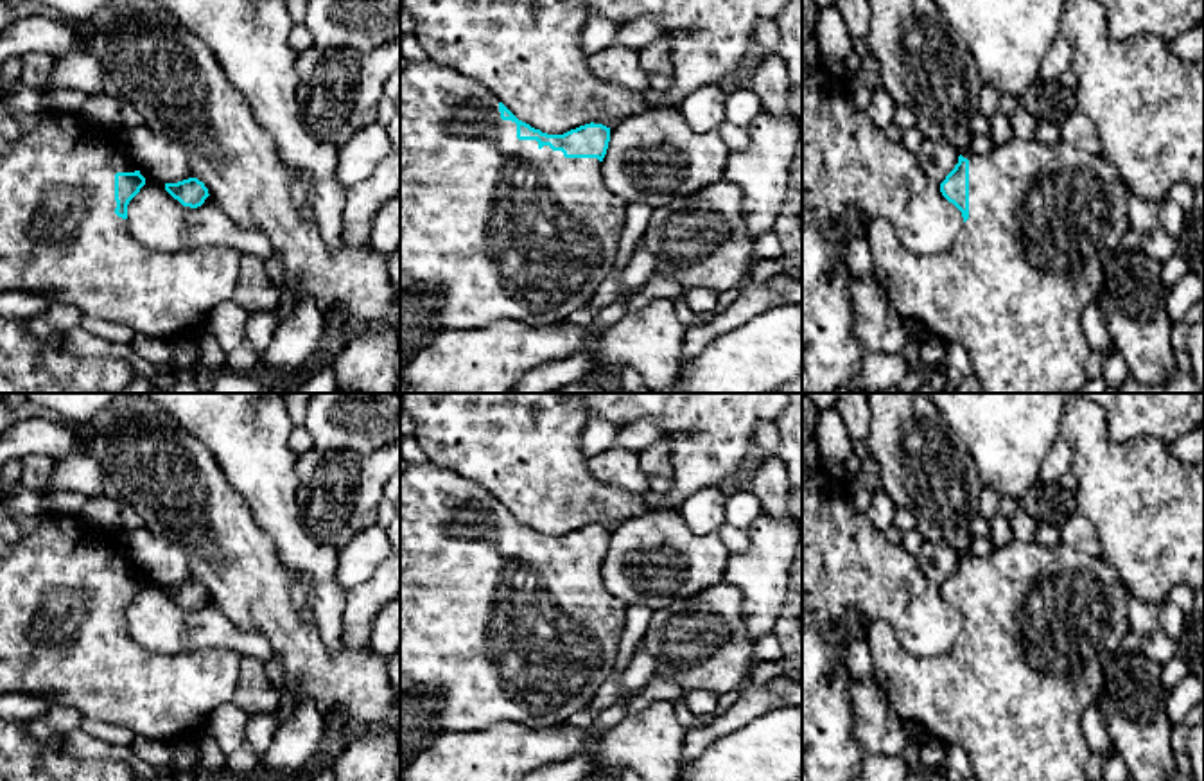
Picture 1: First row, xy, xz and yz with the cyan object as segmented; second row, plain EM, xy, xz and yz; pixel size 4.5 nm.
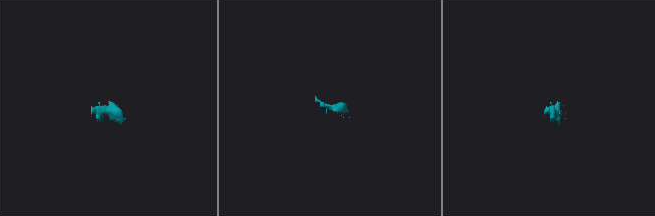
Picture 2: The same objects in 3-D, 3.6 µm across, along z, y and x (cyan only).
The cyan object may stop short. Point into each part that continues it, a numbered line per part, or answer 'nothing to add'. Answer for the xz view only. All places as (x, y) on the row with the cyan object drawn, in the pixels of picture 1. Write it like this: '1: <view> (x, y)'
1: xz (492, 227)

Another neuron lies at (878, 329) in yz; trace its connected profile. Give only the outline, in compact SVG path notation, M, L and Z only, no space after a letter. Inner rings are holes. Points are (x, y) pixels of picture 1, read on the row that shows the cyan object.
M877 271L858 280L852 289L854 336L867 354L899 354L910 338L920 341L929 332L886 305L886 291Z

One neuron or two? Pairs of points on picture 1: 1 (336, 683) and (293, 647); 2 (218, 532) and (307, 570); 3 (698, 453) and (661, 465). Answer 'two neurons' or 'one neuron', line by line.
1: one neuron
2: two neurons
3: two neurons

